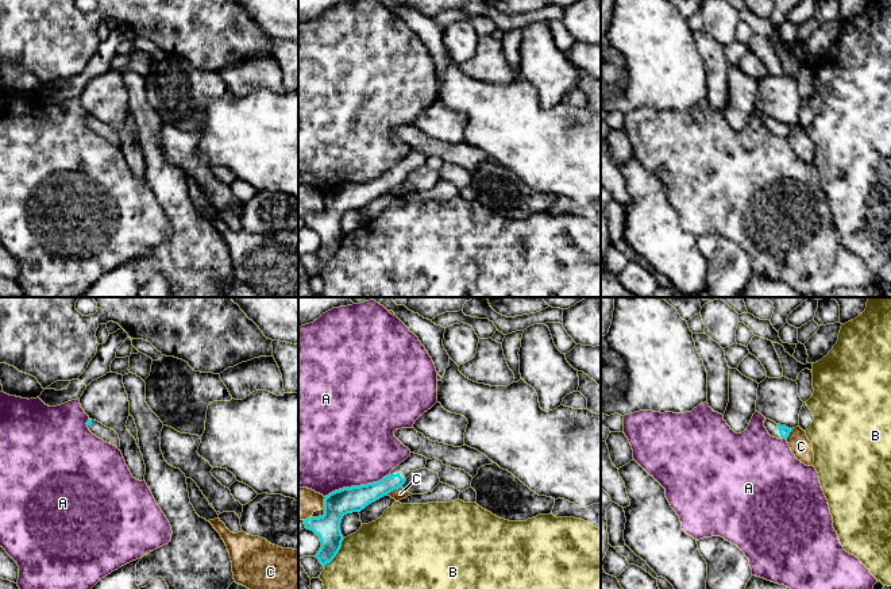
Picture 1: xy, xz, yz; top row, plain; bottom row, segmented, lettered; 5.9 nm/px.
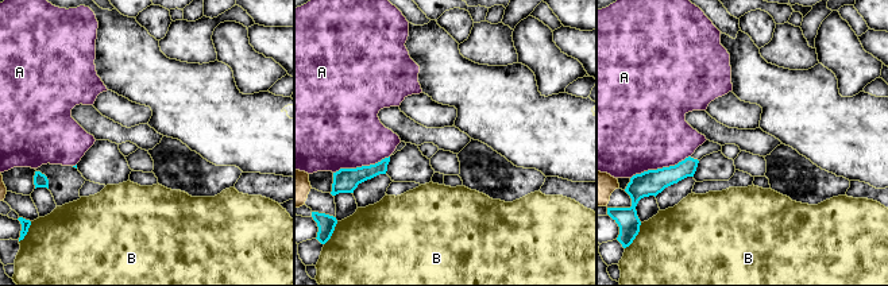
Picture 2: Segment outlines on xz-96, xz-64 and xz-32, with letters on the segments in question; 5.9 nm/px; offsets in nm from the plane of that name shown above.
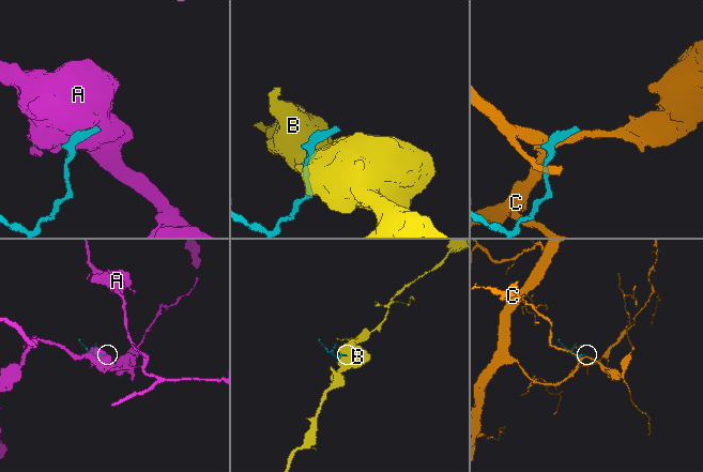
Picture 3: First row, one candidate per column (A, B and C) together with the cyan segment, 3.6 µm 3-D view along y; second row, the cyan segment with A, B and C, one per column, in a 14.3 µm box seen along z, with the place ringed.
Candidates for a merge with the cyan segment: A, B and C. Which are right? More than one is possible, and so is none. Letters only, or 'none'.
none

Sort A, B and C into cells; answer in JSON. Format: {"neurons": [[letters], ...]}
{"neurons": [["A"], ["B"], ["C"]]}

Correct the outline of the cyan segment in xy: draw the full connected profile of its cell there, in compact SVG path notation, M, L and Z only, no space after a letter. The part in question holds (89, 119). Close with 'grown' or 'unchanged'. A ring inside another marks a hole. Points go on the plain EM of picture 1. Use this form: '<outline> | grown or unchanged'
M92 116L88 118L86 122L88 122L89 128L93 132L96 132L97 135L103 136L107 140L116 143L117 146L120 145L119 132L113 127L111 127L111 126L103 123L101 120L92 118Z | grown

